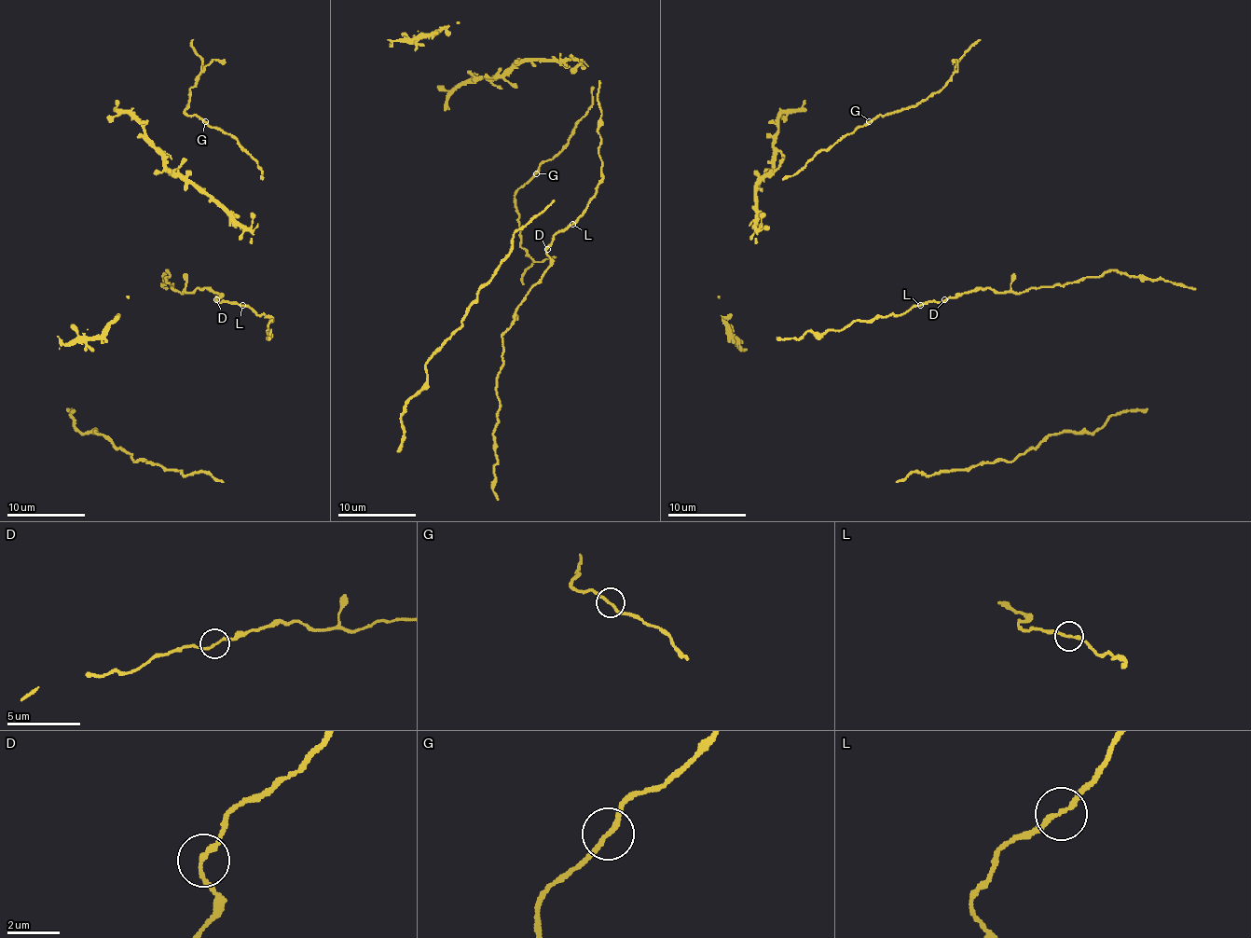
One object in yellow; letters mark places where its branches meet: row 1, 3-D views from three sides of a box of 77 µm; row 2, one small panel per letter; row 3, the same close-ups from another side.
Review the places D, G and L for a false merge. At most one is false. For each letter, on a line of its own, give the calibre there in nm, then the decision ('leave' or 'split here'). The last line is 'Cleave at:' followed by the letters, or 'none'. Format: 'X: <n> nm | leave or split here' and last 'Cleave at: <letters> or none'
D: 170 nm | leave
G: 170 nm | leave
L: 170 nm | leave
Cleave at: none

